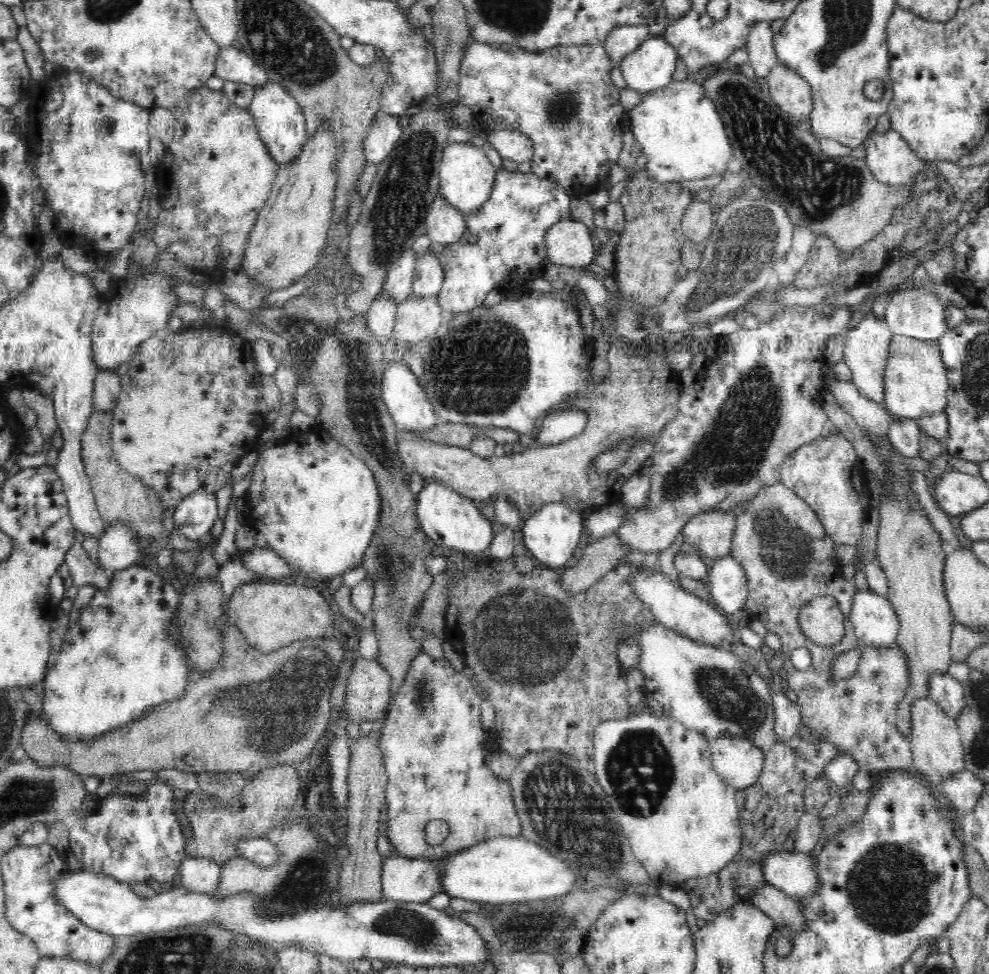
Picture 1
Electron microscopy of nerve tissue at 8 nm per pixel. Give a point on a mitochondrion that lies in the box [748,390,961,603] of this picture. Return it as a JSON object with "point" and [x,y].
{"point":[785,551]}

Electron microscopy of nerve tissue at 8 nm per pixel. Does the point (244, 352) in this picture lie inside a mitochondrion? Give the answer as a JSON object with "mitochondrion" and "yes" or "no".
{"mitochondrion":"no"}

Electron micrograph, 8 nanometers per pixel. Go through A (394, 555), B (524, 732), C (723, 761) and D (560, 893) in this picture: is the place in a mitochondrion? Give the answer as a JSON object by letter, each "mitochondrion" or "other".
{"A":"mitochondrion","B":"other","C":"other","D":"other"}

